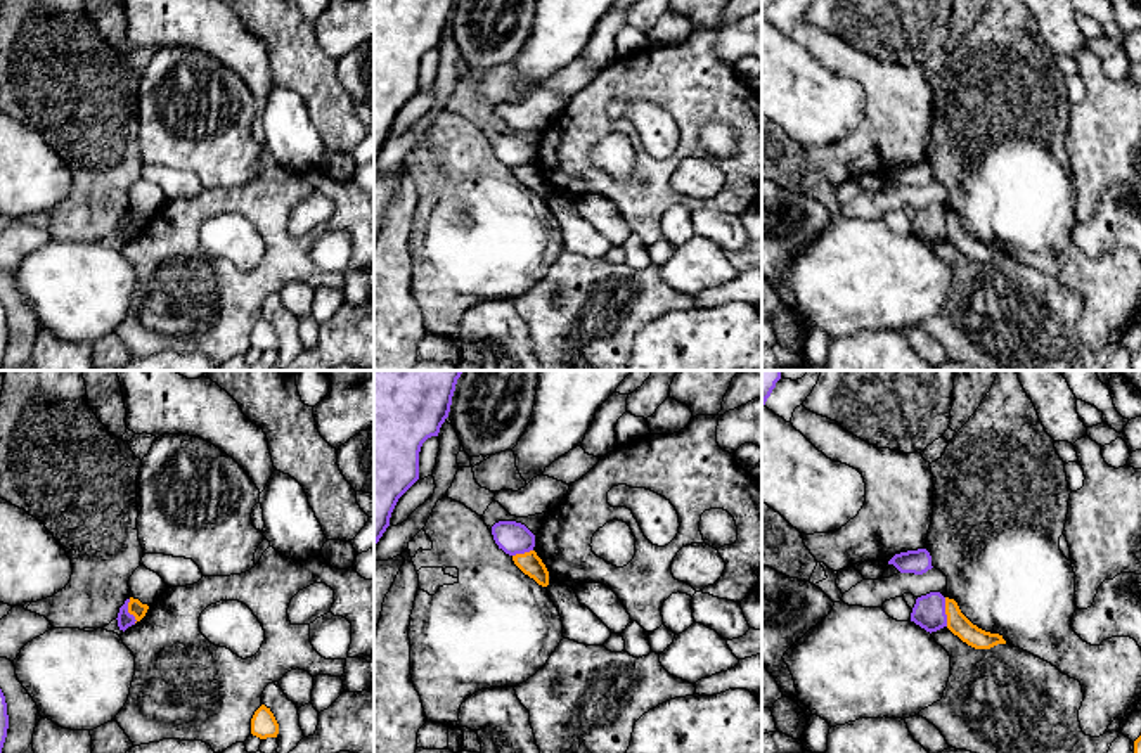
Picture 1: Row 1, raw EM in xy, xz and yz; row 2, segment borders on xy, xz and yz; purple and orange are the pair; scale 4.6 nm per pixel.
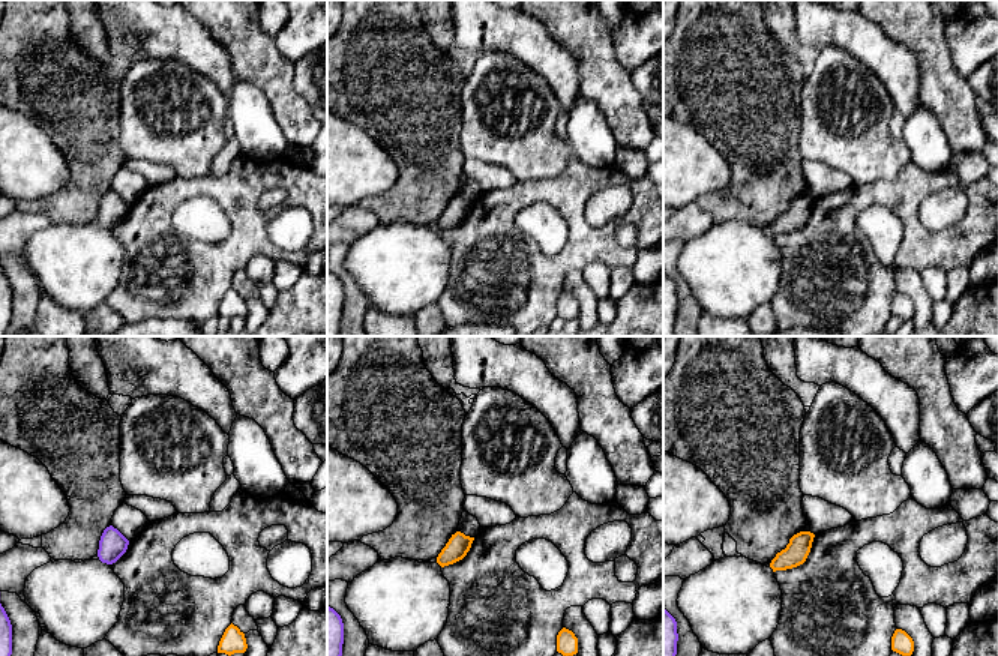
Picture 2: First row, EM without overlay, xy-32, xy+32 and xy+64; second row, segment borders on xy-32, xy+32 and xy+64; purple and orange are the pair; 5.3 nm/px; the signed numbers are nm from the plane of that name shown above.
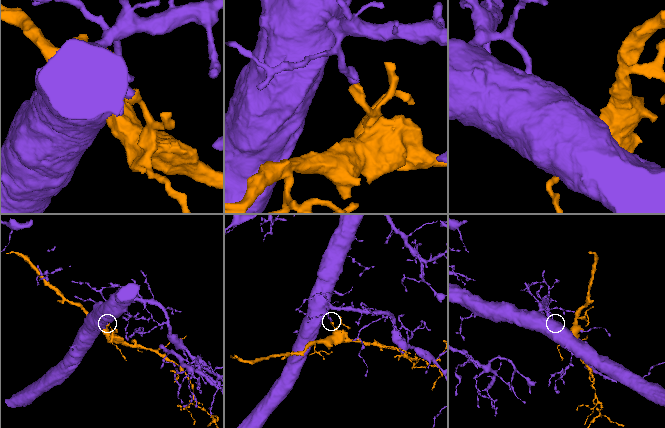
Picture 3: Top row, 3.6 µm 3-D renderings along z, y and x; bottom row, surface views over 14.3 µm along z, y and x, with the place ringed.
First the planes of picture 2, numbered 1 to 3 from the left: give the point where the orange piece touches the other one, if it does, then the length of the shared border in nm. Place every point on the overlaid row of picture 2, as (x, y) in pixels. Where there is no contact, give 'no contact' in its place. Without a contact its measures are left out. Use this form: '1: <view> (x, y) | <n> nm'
1: no contact
2: no contact
3: no contact

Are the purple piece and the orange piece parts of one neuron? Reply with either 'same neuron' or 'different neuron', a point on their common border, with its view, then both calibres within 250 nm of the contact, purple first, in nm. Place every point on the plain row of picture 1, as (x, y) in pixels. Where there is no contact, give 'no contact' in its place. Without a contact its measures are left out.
different neuron | yz (944, 224) | 150/100 nm

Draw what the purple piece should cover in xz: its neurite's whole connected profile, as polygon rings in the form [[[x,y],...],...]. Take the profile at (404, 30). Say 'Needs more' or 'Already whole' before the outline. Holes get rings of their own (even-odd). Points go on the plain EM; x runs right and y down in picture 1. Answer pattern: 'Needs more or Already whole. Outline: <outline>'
Already whole. Outline: [[[374,0],[374,159],[398,111],[419,92],[422,55],[438,48],[455,0]]]

